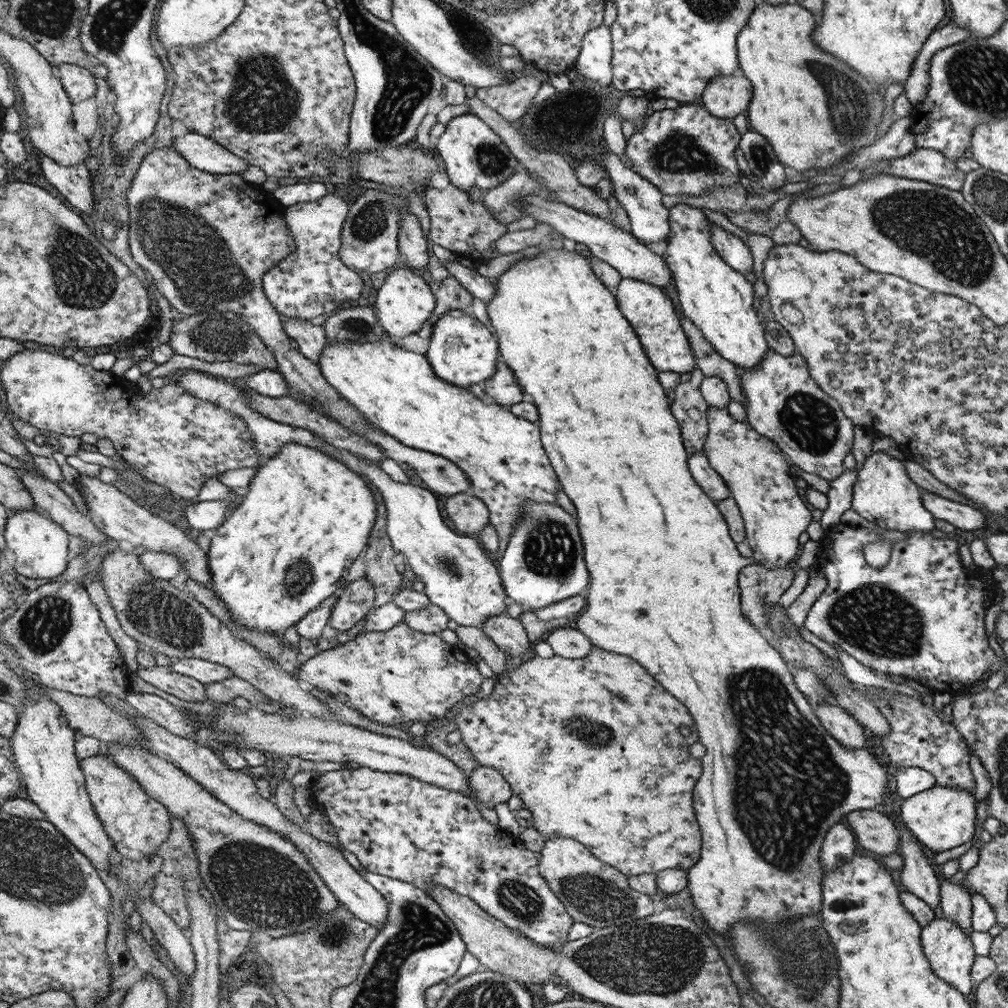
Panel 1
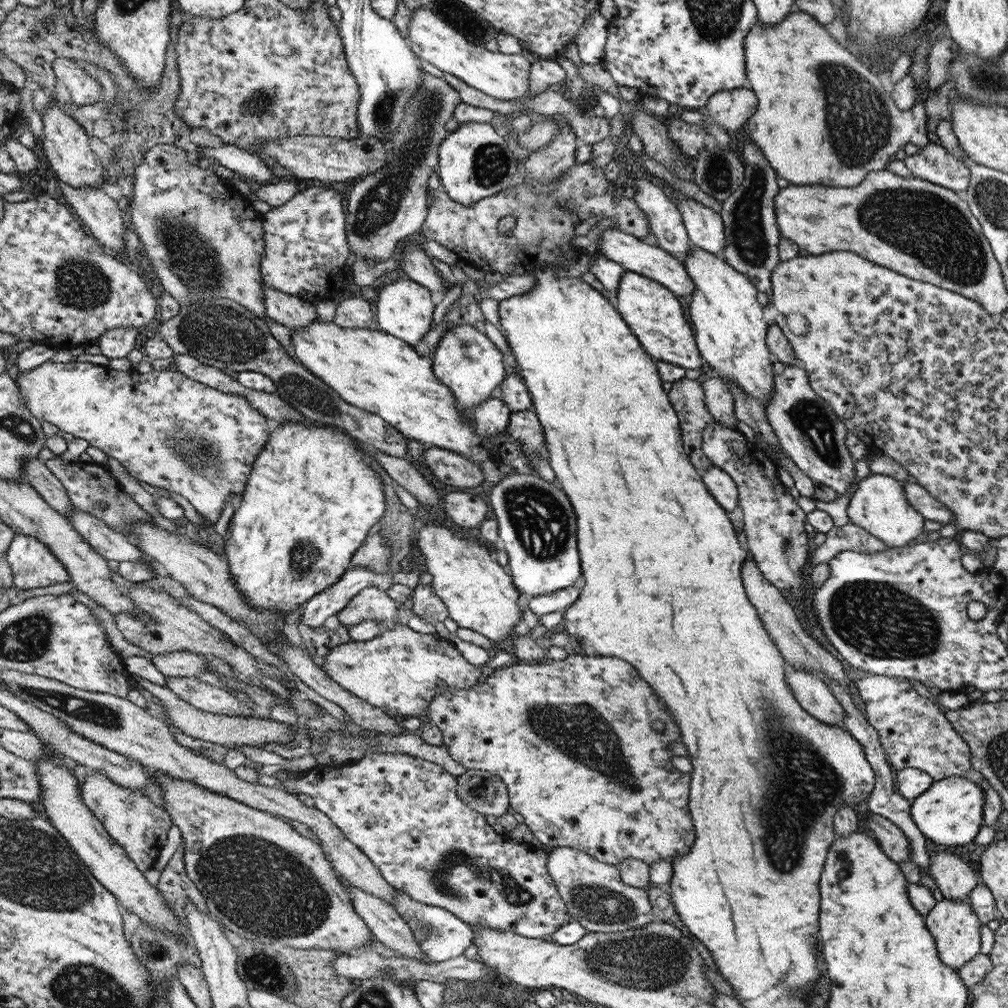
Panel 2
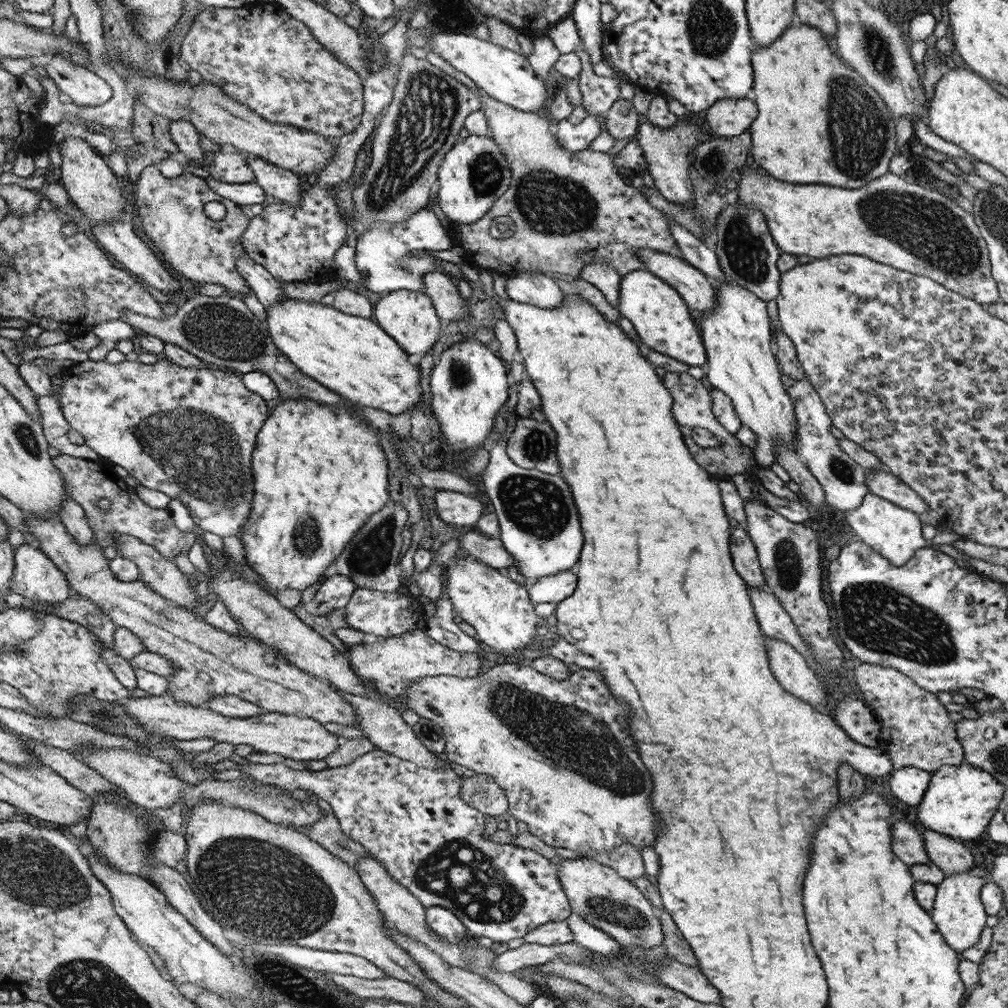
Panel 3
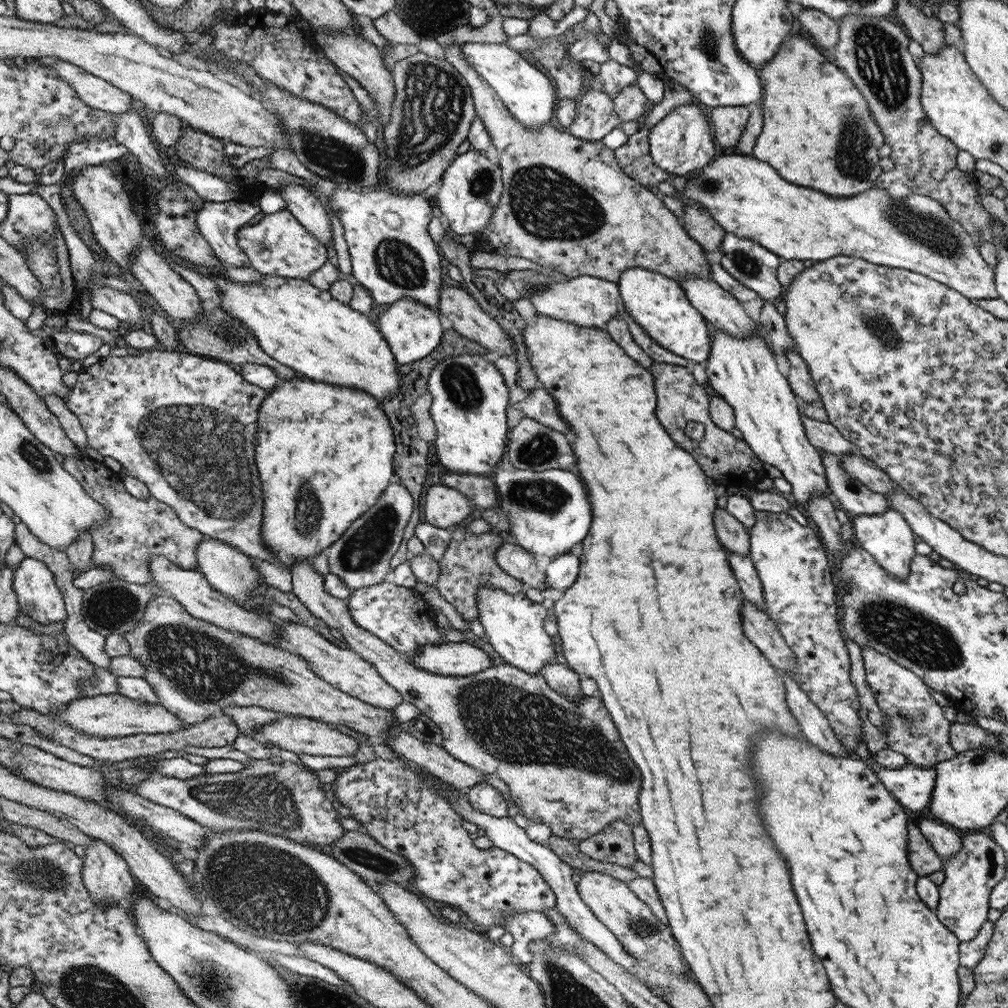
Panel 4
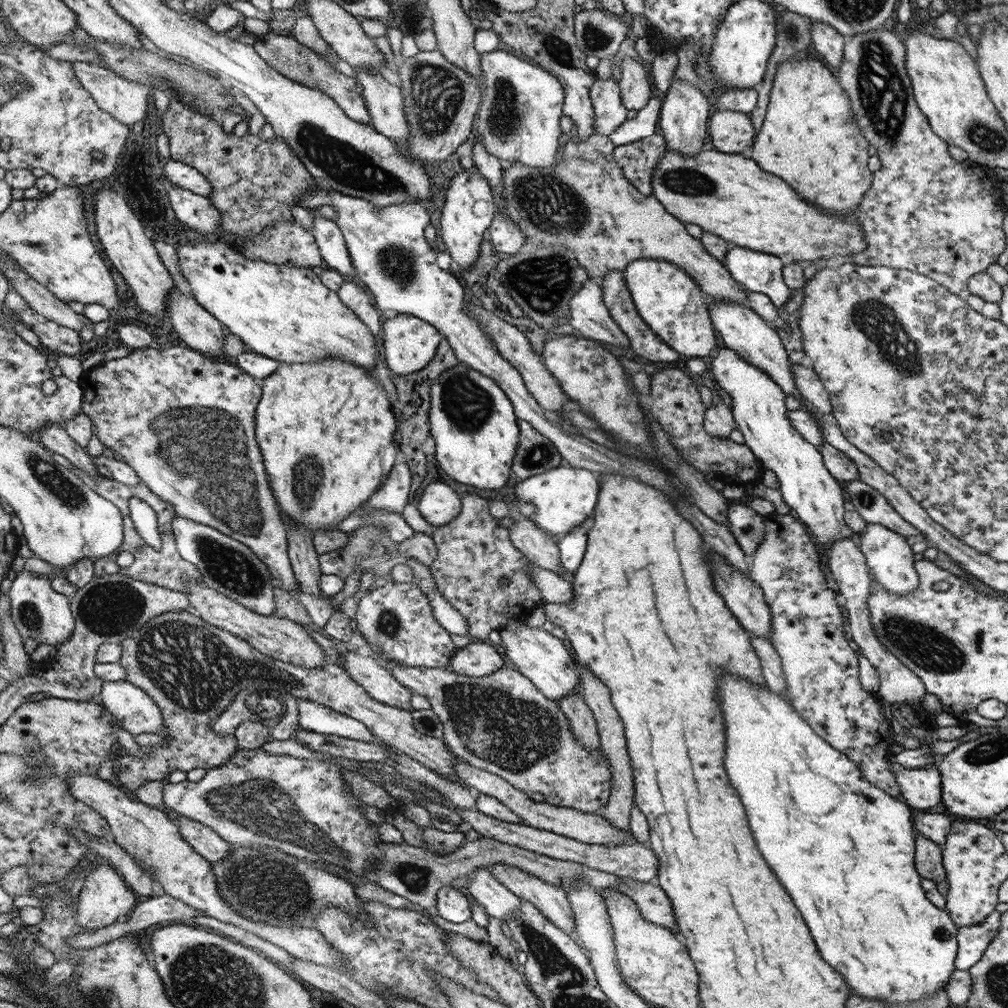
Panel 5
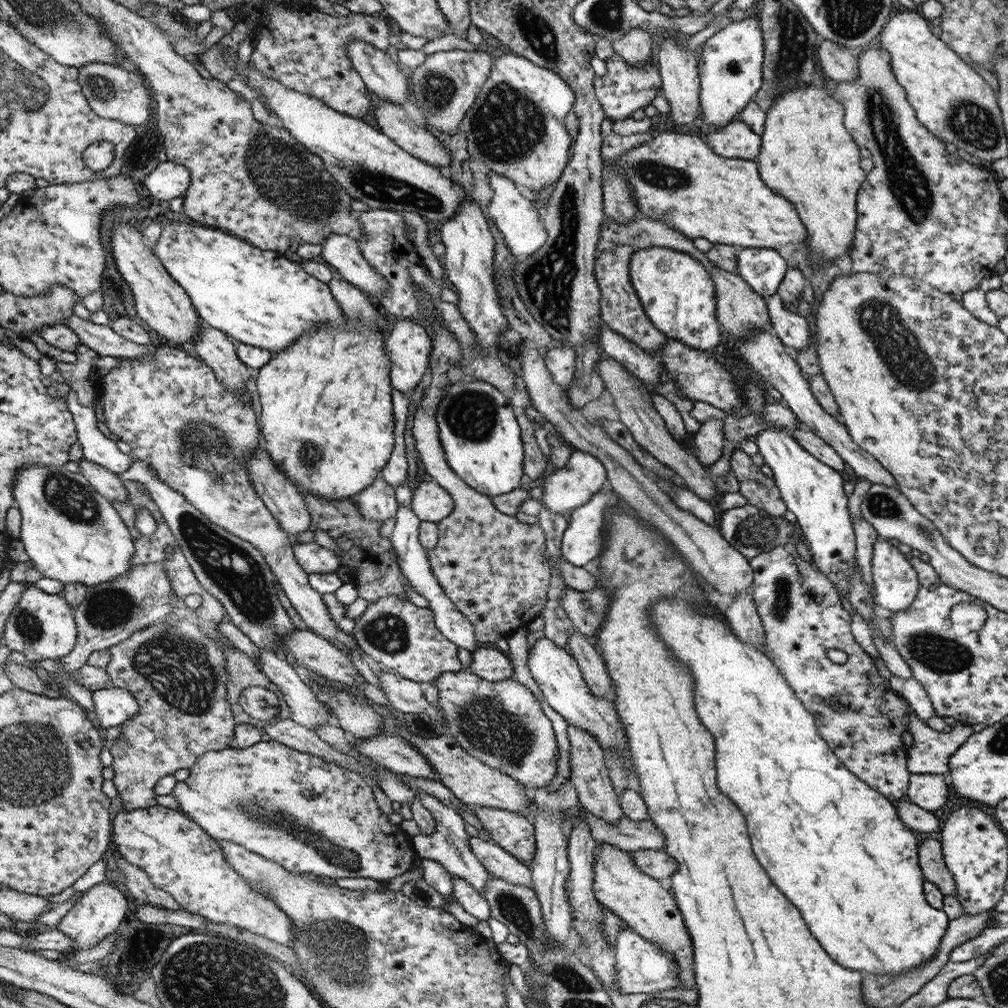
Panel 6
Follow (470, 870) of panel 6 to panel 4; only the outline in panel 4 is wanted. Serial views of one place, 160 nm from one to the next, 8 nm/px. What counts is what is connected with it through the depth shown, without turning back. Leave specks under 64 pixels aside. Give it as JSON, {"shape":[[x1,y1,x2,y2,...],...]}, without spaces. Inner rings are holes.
{"shape":[[526,910,514,912,505,918,506,930,514,937,511,946,512,956,518,963,530,963,533,958,529,944,554,936,555,922,544,913]]}

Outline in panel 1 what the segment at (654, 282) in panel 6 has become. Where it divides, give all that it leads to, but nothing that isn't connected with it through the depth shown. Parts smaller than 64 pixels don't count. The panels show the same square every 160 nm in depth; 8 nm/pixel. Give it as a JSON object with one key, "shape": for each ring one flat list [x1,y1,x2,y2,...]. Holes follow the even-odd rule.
{"shape":[[623,278,618,288,617,300,622,312,630,316,630,324,638,328,638,336,642,336,641,344,659,372,692,372,697,367,692,345,684,328,681,327,679,315,674,310,672,300,664,294,658,285,648,284,632,278]]}

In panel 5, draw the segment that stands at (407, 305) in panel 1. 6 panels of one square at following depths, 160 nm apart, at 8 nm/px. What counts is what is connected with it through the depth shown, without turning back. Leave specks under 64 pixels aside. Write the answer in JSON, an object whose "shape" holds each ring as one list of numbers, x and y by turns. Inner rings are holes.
{"shape":[[397,314,394,318,388,319,387,315,386,321,383,322,382,346,385,361,394,376,422,370,434,358,434,353,442,339,443,336,438,328,417,316]]}

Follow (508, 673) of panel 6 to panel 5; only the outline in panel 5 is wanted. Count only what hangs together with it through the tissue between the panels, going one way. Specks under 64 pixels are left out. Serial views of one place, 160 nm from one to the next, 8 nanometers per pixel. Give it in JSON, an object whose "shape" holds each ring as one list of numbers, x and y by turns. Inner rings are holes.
{"shape":[[483,642,470,643,465,648,459,649,452,658,447,668,452,672,461,673,463,676,482,678,490,676,493,672,500,671,508,666,508,662,500,648]]}

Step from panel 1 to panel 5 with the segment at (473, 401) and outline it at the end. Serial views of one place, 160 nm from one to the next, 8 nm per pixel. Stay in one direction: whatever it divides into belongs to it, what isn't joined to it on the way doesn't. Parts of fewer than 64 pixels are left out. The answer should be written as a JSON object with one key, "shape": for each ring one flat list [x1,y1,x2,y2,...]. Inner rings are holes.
{"shape":[[189,237,190,242,178,246,178,265,185,289,252,351,278,360,280,363,316,362,335,356,345,362,357,364,367,370,377,366,377,340,372,331,348,308,337,295,314,274,312,269,270,264,249,258,241,250,234,250,222,242,202,242,202,237]]}

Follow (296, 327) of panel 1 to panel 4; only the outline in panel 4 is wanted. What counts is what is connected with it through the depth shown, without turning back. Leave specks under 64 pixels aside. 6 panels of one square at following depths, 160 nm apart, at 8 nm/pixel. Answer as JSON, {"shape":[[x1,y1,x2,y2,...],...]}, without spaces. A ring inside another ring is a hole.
{"shape":[[206,201,196,213,199,228,209,241,216,256,230,267,250,267,249,258,237,245,237,233,261,212,259,202]]}

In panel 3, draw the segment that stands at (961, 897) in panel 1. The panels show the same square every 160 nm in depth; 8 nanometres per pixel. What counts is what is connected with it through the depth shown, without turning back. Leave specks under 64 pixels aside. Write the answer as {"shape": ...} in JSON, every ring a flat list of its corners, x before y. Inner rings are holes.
{"shape":[[930,829,922,836,929,862,940,867,945,876,966,872,975,866,970,847,965,842]]}

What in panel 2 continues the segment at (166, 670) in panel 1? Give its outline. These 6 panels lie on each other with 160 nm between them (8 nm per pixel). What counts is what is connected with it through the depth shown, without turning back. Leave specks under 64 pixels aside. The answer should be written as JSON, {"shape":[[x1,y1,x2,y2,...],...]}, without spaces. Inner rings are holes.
{"shape":[[166,677,166,687,198,710,230,716,239,714,242,717,250,717,253,715,253,709,232,697,231,693,220,688,213,688,199,679,198,677]]}

